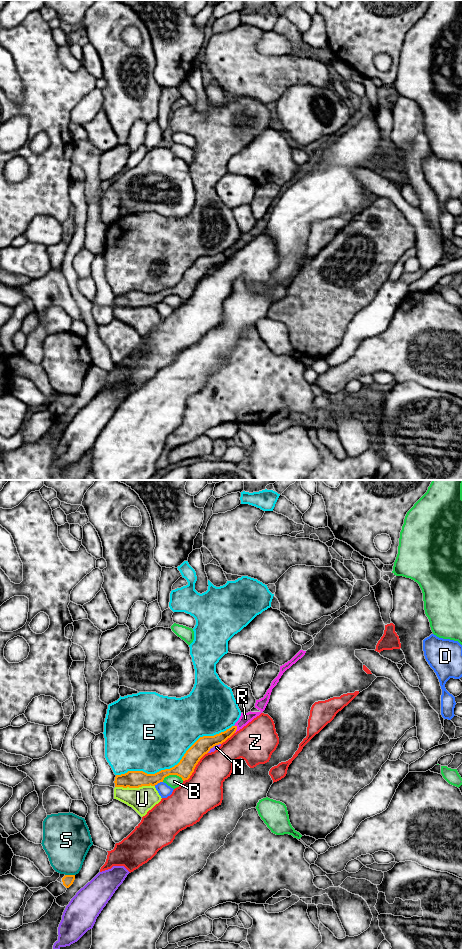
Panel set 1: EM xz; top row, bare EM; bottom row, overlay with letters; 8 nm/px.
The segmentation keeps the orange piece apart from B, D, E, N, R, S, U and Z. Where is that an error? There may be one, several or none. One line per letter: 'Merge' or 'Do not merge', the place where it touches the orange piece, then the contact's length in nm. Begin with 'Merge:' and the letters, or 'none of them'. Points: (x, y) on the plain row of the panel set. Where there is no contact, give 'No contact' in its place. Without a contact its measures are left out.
Merge: R
B: Do not merge. Touches orange at xz (172, 294). Shared border 180 nm
D: Do not merge. Touches orange at xz (158, 302). Shared border 80 nm
E: Do not merge. Touches orange at xz (177, 284). Shared border 1050 nm
N: Do not merge. Touches orange at xz (213, 266). Shared border 130 nm
R: Merge. Touches orange at xz (236, 249). Shared border 70 nm
S: Do not merge. Touches orange at xz (70, 395). Shared border 80 nm
U: Do not merge. Touches orange at xz (134, 307). Shared border 320 nm
Z: Do not merge. Touches orange at xz (194, 288). Shared border 300 nm

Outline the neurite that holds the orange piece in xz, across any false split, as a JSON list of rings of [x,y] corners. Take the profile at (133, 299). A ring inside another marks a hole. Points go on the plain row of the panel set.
[[[300,170],[290,181],[280,186],[280,192],[278,196],[272,201],[270,208],[267,210],[263,218],[256,220],[255,228],[258,232],[241,233],[239,240],[234,246],[227,249],[224,252],[216,254],[214,256],[200,257],[184,274],[180,282],[170,289],[161,290],[155,294],[147,294],[143,291],[128,291],[125,294],[116,295],[115,307],[123,308],[139,308],[142,306],[155,306],[160,302],[163,302],[164,298],[169,295],[177,295],[182,298],[183,301],[188,300],[200,279],[207,274],[211,268],[216,265],[222,264],[234,253],[242,249],[254,238],[259,236],[266,228],[272,209],[277,205],[279,199],[283,193],[295,184],[299,179],[305,175],[306,171]]]

